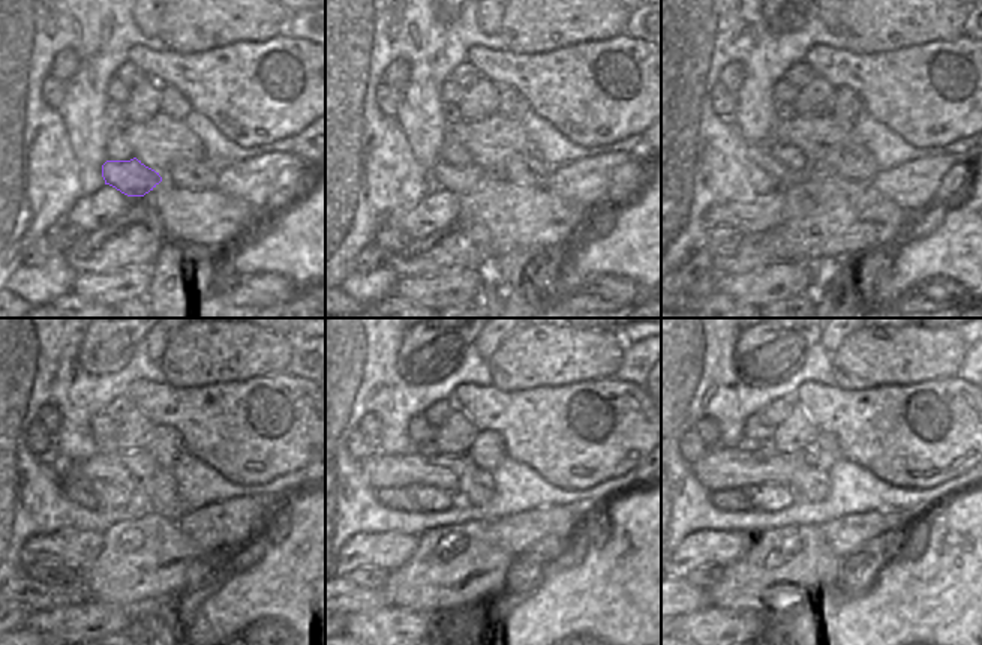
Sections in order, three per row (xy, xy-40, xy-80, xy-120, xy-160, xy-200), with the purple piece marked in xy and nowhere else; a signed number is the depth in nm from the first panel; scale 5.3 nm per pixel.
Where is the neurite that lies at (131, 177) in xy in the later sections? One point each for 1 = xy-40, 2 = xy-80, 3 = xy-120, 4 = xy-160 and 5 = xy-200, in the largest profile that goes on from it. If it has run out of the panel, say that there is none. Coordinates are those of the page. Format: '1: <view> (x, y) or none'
1: xy-40 (458, 179)
2: xy-80 (759, 155)
3: xy-120 (78, 491)
4: xy-160 (399, 498)
5: xy-200 (735, 500)

